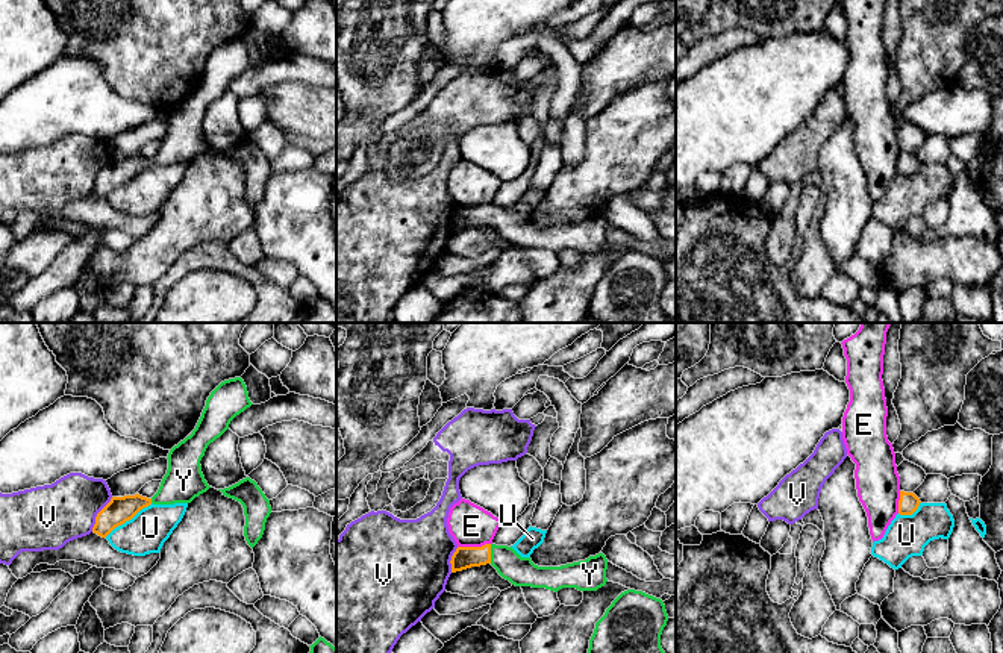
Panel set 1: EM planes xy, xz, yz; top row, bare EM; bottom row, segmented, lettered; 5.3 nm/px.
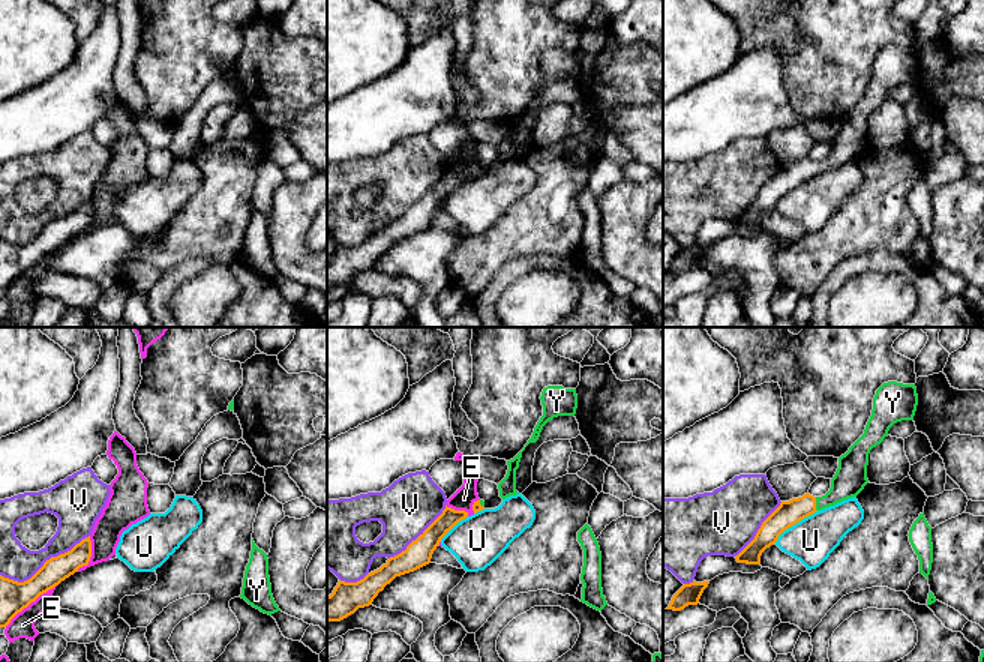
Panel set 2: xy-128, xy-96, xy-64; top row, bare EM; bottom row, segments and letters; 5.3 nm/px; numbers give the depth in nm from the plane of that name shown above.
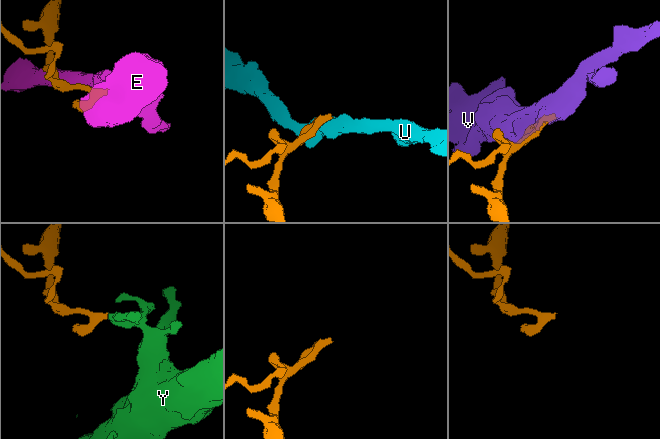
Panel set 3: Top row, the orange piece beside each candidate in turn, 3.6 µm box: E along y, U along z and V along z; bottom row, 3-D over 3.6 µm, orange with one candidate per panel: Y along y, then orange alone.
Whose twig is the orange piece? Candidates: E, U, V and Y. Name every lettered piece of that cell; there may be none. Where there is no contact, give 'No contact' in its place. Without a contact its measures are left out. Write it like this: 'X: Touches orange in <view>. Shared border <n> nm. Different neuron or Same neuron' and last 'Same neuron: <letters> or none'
E: Touches orange in xz. Shared border 180 nm. Different neuron
U: Touches orange in xy. Shared border 320 nm. Different neuron
V: Touches orange in xy. Shared border 220 nm. Different neuron
Y: Touches orange in xz. Shared border 100 nm. Same neuron
Same neuron: Y

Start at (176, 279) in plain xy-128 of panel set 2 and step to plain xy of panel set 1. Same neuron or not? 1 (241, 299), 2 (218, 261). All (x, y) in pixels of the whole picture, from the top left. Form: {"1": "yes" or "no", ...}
{"1": "no", "2": "yes"}

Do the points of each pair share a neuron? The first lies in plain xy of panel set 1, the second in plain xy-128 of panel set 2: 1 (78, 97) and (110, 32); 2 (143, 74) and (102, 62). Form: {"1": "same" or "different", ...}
{"1": "same", "2": "different"}

